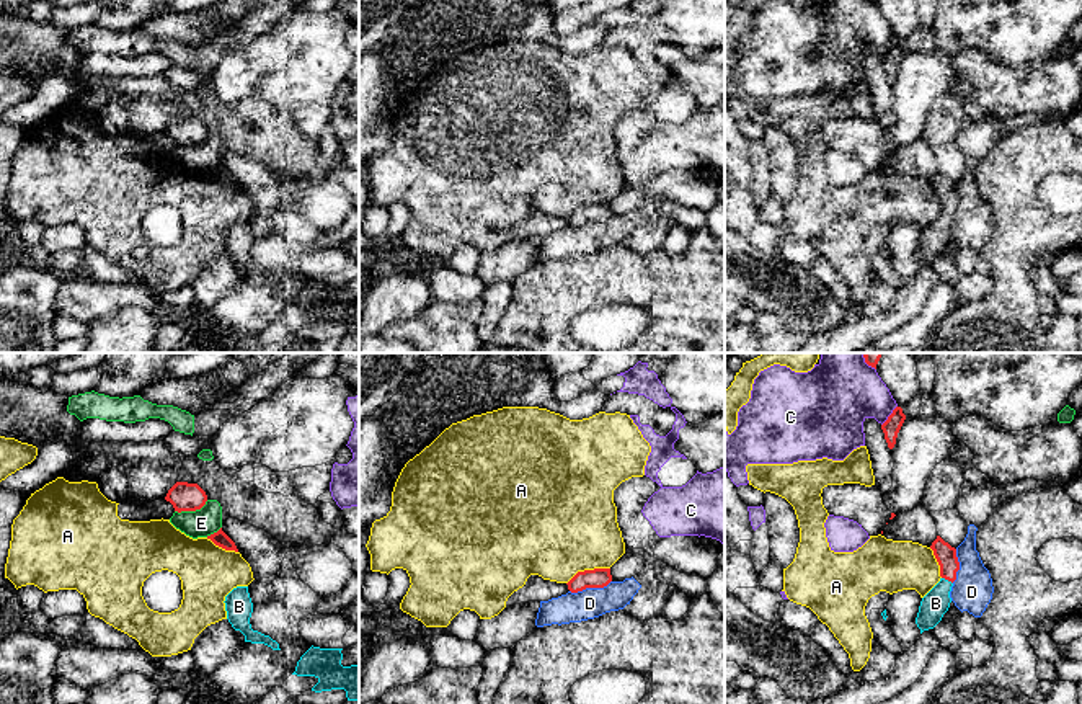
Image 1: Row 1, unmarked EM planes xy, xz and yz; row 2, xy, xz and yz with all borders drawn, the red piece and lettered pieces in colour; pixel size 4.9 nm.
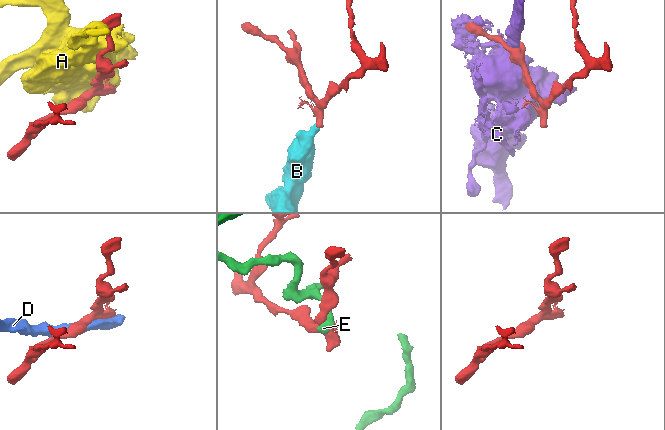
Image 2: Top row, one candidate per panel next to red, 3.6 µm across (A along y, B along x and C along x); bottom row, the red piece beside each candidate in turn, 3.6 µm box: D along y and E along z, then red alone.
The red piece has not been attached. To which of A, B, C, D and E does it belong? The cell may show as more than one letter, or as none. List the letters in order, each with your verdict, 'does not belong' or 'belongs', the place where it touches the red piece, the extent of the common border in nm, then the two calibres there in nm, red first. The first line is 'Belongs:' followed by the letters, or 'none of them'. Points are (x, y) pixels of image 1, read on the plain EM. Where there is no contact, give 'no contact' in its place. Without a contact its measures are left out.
Belongs: B
A: does not belong; contact xz (588, 204); length 240 nm; calibres 100 and 480 nm
B: belongs; contact yz (947, 213); length 70 nm; calibres 100 and 140 nm
C: does not belong; contact yz (890, 49); length 130 nm; calibres 90 and 300 nm
D: does not belong; contact xz (589, 221); length 220 nm; calibres 100 and 150 nm
E: does not belong; contact xy (191, 144); length 180 nm; calibres 140 and 140 nm

